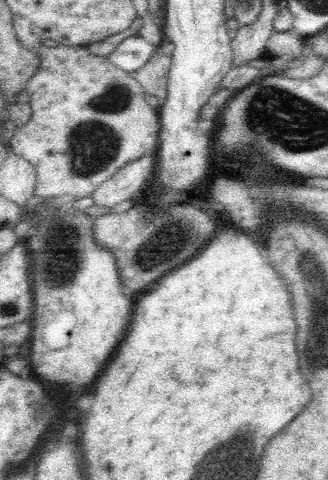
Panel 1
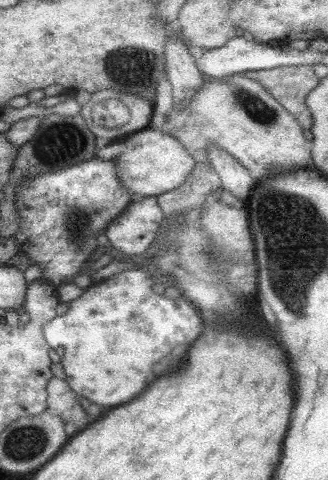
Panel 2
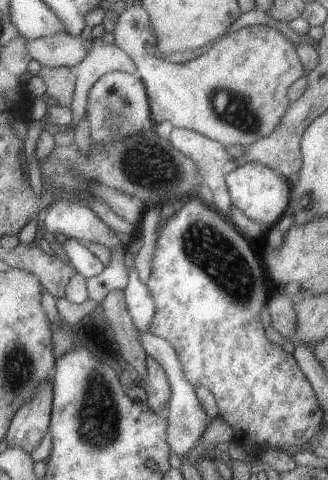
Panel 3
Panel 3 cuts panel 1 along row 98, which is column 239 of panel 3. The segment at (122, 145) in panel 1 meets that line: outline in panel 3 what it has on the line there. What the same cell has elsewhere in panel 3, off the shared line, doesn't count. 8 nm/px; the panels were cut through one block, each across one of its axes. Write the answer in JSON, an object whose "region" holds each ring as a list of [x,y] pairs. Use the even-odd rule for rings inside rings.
{"region":[[[131,2],[117,16],[113,44],[137,66],[133,76],[145,86],[153,126],[171,122],[173,128],[199,132],[221,146],[247,148],[275,132],[291,104],[287,96],[289,86],[305,76],[295,46],[277,28],[265,24],[231,32],[199,58],[183,64],[171,64],[163,56],[151,56],[145,52],[145,38],[149,38],[151,30],[149,14],[141,4]]]}

